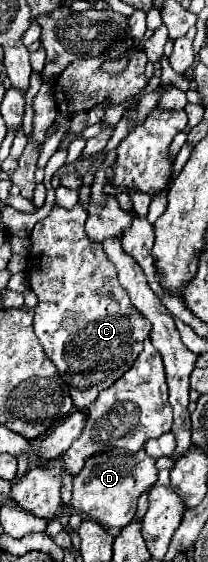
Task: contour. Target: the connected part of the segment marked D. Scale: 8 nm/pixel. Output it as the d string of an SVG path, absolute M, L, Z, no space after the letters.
M107 450L87 460L85 468L79 472L79 476L73 478L73 498L71 506L77 510L83 518L91 518L99 522L105 528L127 526L135 512L137 512L137 500L139 496L151 488L157 482L157 466L151 456L147 456L145 450L139 450L135 454L127 450Z

